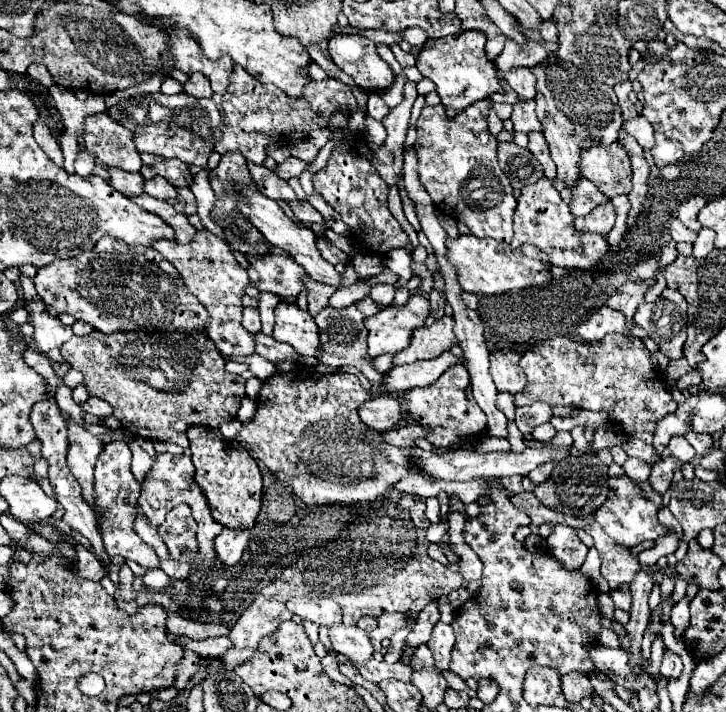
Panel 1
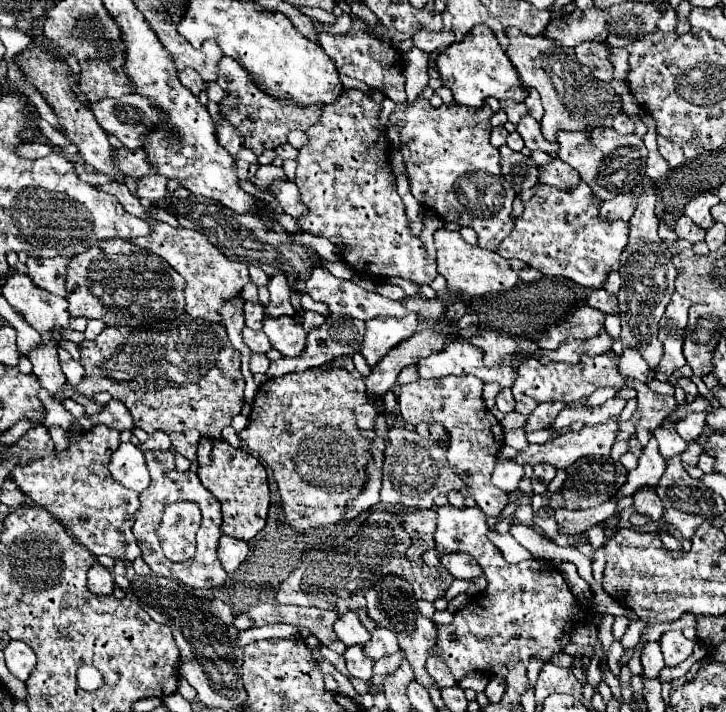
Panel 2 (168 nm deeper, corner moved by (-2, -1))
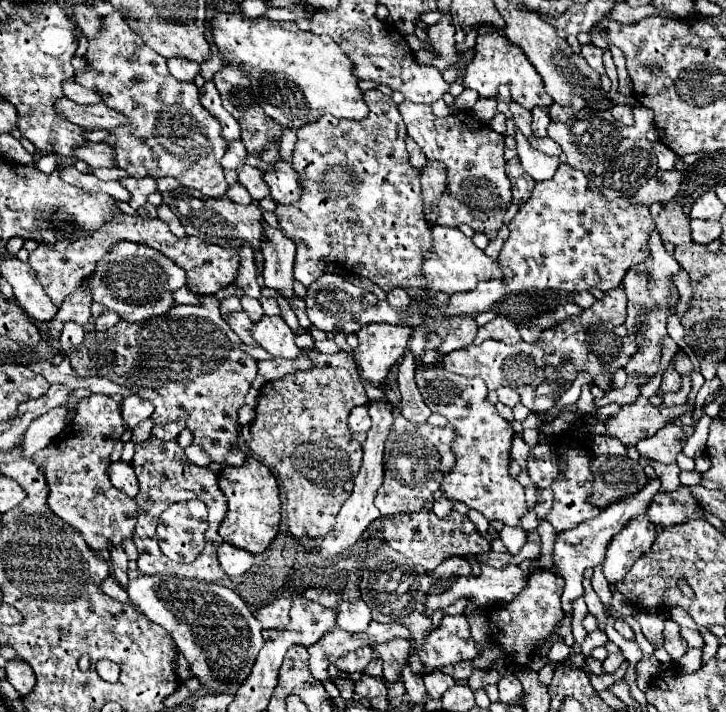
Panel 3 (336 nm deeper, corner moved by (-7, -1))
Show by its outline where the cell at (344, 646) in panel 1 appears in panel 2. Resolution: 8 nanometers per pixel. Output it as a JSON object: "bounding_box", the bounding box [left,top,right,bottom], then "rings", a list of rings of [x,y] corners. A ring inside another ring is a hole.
{"bounding_box":[334,611,370,647],"rings":[[[346,611],[346,613],[338,615],[338,621],[334,623],[334,633],[346,647],[364,645],[370,639],[370,633],[360,623],[360,617],[352,611]]]}

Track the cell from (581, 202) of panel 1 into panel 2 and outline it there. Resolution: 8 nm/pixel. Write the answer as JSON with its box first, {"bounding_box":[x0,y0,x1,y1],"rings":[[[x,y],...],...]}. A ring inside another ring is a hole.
{"bounding_box":[538,159,580,189],"rings":[[[554,159],[546,165],[538,165],[538,169],[540,169],[540,183],[554,185],[560,189],[570,189],[580,183],[578,173],[562,159]]]}

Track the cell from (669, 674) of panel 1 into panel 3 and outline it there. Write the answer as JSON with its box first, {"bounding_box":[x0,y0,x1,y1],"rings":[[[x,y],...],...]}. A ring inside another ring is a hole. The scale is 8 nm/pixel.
{"bounding_box":[663,621,689,661],"rings":[[[675,621],[667,623],[667,627],[665,627],[665,631],[663,631],[663,637],[665,637],[663,647],[665,647],[665,651],[671,655],[673,661],[681,659],[681,657],[687,653],[689,645],[687,645],[687,641],[681,637],[681,633],[679,633],[679,625],[677,625]]]}

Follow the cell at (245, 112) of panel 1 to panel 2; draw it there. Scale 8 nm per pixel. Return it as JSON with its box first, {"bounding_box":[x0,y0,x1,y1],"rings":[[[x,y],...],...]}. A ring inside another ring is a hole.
{"bounding_box":[218,57,322,155],"rings":[[[222,57],[218,63],[218,85],[224,87],[224,97],[218,103],[222,115],[240,131],[244,139],[244,147],[248,147],[254,155],[262,155],[266,149],[276,149],[278,145],[286,143],[286,135],[292,129],[306,131],[320,119],[322,105],[314,107],[296,107],[284,103],[284,99],[268,97],[266,93],[258,91],[254,81],[250,79],[248,71],[240,67],[234,59]]]}

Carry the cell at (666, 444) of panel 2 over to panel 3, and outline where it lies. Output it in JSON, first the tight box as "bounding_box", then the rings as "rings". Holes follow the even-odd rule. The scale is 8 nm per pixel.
{"bounding_box":[637,423,687,465],"rings":[[[667,423],[655,435],[641,439],[637,443],[637,451],[641,455],[649,455],[651,459],[655,459],[659,463],[669,465],[669,463],[675,463],[675,457],[681,453],[685,441],[687,441],[687,437],[685,437],[683,429],[673,423]]]}

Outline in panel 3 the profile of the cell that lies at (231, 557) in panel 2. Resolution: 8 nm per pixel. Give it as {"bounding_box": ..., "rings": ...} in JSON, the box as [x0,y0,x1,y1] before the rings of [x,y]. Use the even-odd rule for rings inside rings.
{"bounding_box":[217,543,253,577],"rings":[[[221,543],[217,555],[219,555],[219,563],[221,563],[223,571],[229,577],[243,575],[253,563],[253,553],[243,551],[243,549],[239,549],[239,547],[231,545],[231,543]]]}

